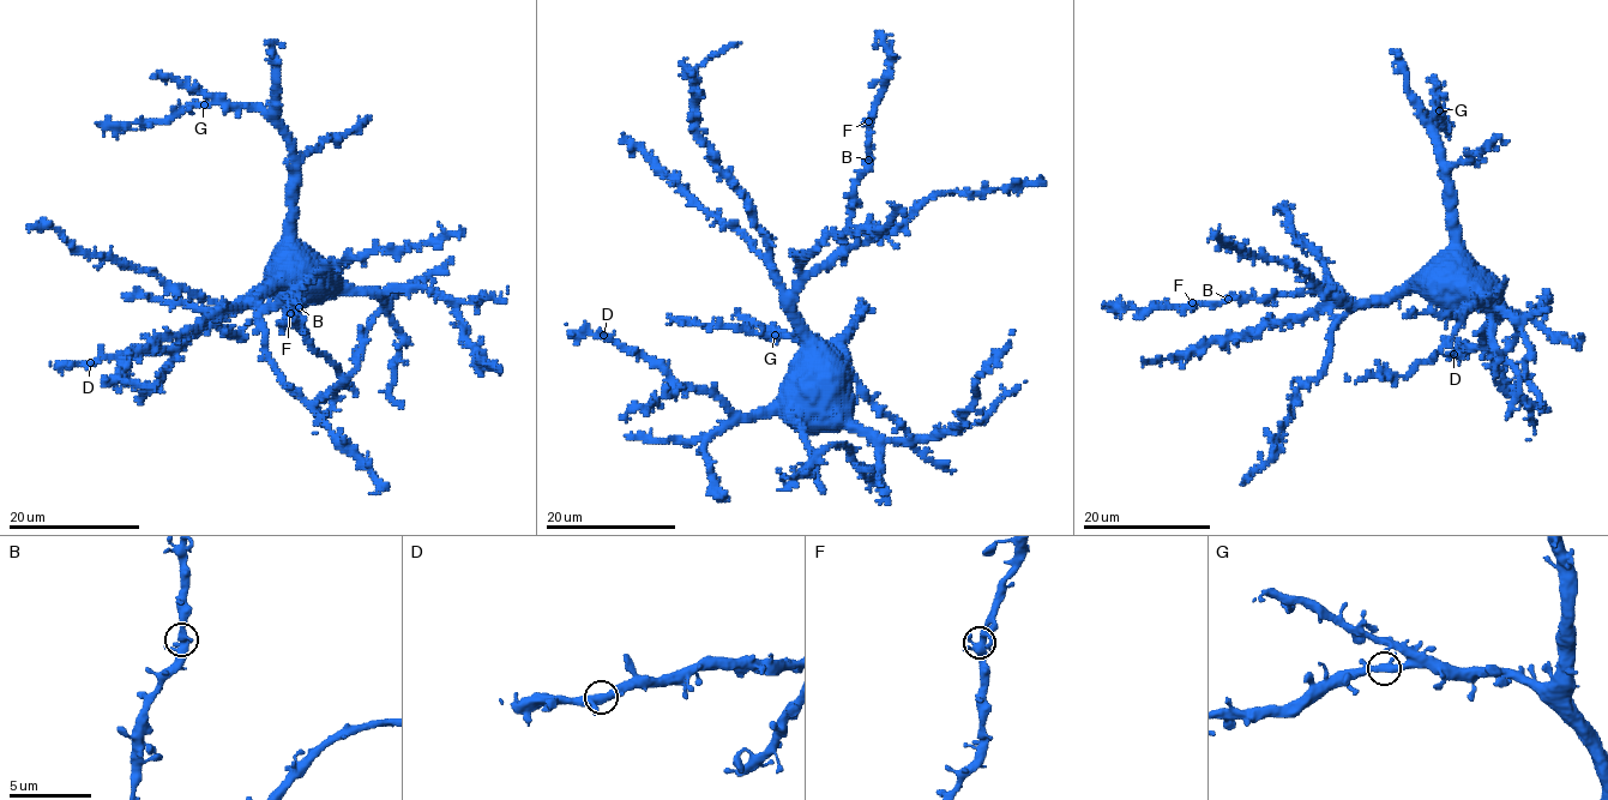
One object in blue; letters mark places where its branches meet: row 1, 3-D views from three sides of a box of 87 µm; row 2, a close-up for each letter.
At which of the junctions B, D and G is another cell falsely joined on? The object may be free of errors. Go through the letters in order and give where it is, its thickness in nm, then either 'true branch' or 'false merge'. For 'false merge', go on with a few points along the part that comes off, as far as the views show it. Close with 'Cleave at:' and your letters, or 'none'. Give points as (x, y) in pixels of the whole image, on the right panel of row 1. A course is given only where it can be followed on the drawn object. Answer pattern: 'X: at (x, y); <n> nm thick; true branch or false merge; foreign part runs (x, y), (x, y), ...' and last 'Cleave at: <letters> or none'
B: at (1228, 299); 360 nm thick; true branch
D: at (1453, 354); 420 nm thick; true branch
G: at (1439, 110); 340 nm thick; true branch
Cleave at: none

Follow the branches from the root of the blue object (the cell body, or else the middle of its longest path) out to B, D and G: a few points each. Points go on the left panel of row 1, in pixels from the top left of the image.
B: (300, 254), (285, 256), (278, 275), (257, 300), (272, 308), (291, 293), (289, 306), (299, 306)
D: (300, 254), (290, 254), (259, 288), (211, 325), (172, 347), (134, 349), (96, 358), (90, 362)
G: (300, 254), (302, 246), (294, 230), (291, 149), (287, 133), (254, 108), (204, 104)

